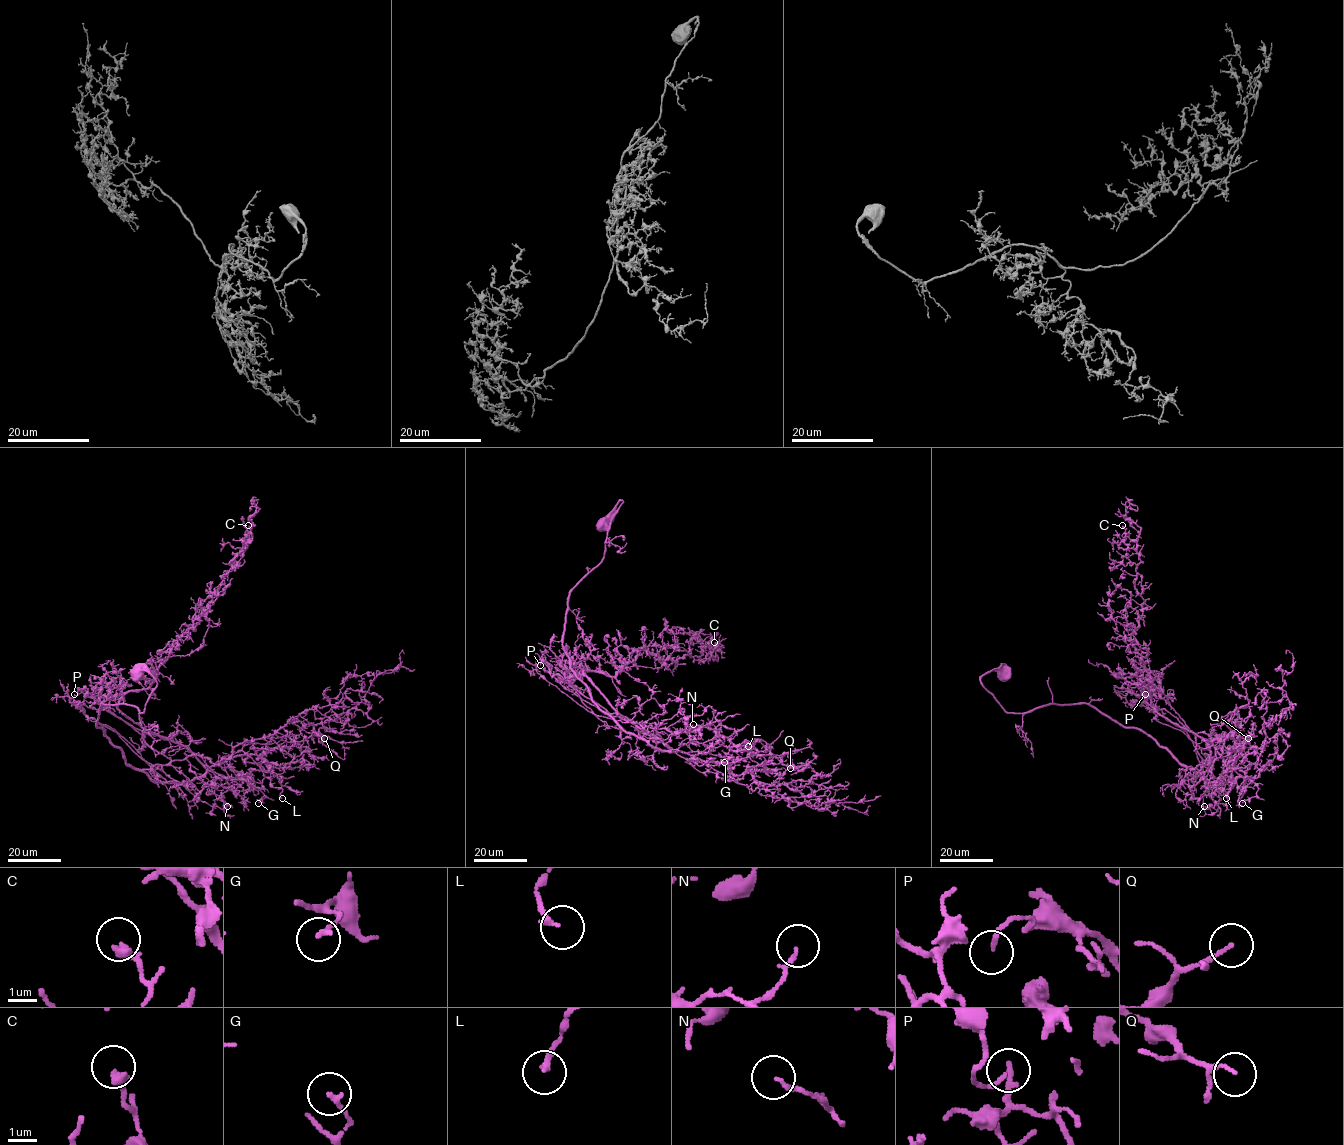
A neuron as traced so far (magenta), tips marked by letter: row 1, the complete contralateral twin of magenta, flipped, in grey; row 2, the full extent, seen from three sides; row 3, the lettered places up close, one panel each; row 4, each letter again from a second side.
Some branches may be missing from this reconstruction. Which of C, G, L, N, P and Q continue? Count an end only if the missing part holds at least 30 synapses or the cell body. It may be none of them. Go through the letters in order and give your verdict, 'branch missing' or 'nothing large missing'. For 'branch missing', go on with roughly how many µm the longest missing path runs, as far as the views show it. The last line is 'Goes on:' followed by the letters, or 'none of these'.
C: nothing large missing
G: nothing large missing
L: nothing large missing
N: nothing large missing
P: nothing large missing
Q: nothing large missing
Goes on: none of these

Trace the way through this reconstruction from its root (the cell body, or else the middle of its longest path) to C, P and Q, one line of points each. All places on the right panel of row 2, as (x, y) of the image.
C: (1002, 674), (980, 683), (1007, 712), (1090, 703), (1230, 777), (1151, 704), (1122, 525)
P: (1002, 674), (980, 683), (1007, 712), (1090, 703), (1202, 765), (1180, 717), (1145, 694)
Q: (1002, 674), (980, 683), (1007, 712), (1090, 703), (1209, 781), (1224, 783), (1256, 751), (1253, 724), (1248, 738)

